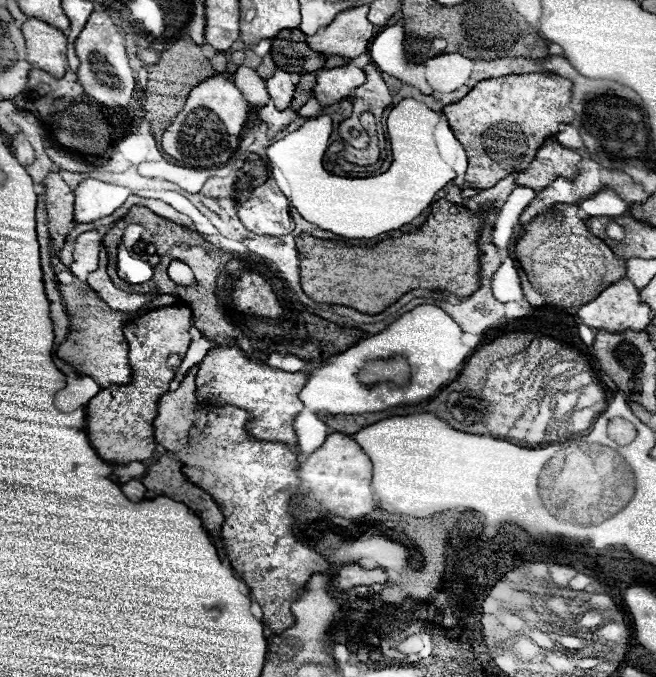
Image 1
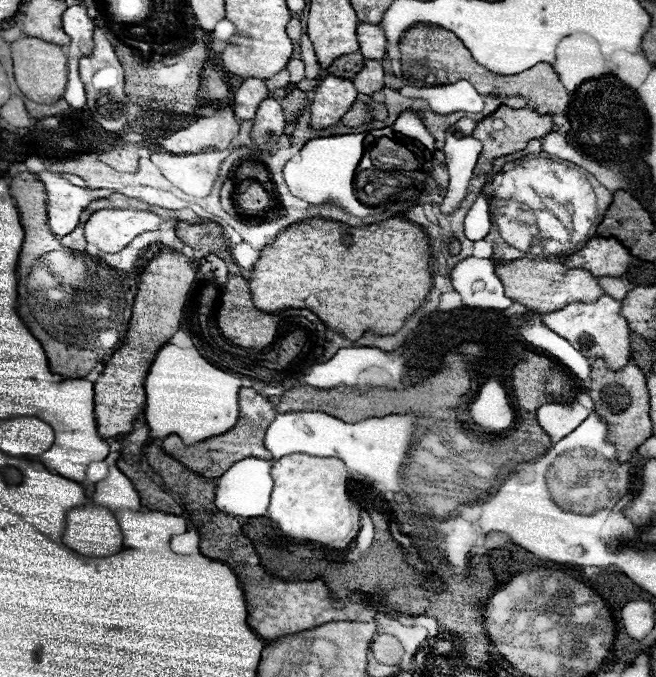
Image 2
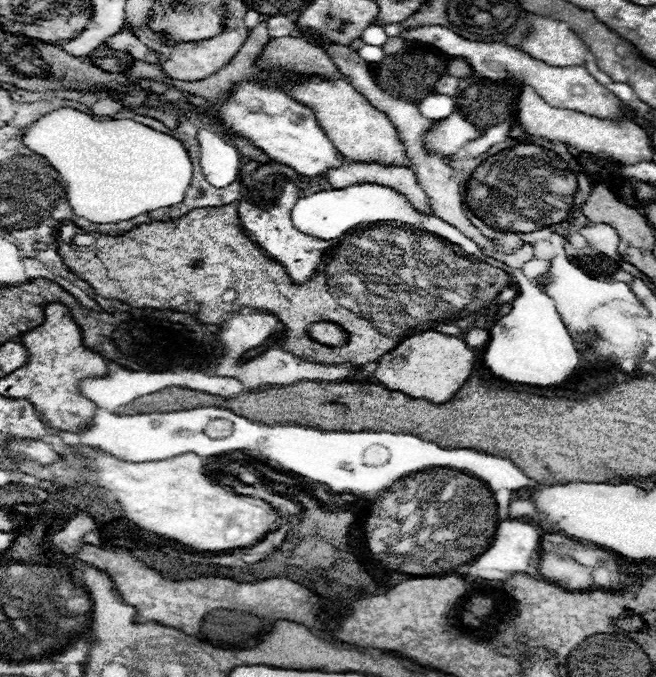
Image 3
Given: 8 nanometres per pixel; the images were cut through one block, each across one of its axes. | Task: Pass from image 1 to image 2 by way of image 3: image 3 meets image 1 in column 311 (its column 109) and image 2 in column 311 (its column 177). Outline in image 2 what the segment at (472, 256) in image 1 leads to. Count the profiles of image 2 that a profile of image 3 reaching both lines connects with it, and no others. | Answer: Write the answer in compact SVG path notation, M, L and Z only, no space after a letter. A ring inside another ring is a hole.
M402 216L358 228L324 218L296 222L262 250L248 282L252 300L256 300L260 310L278 312L284 308L308 308L320 316L328 328L342 332L348 340L358 340L368 330L394 334L422 306L432 288L428 236L420 226L410 224Z

